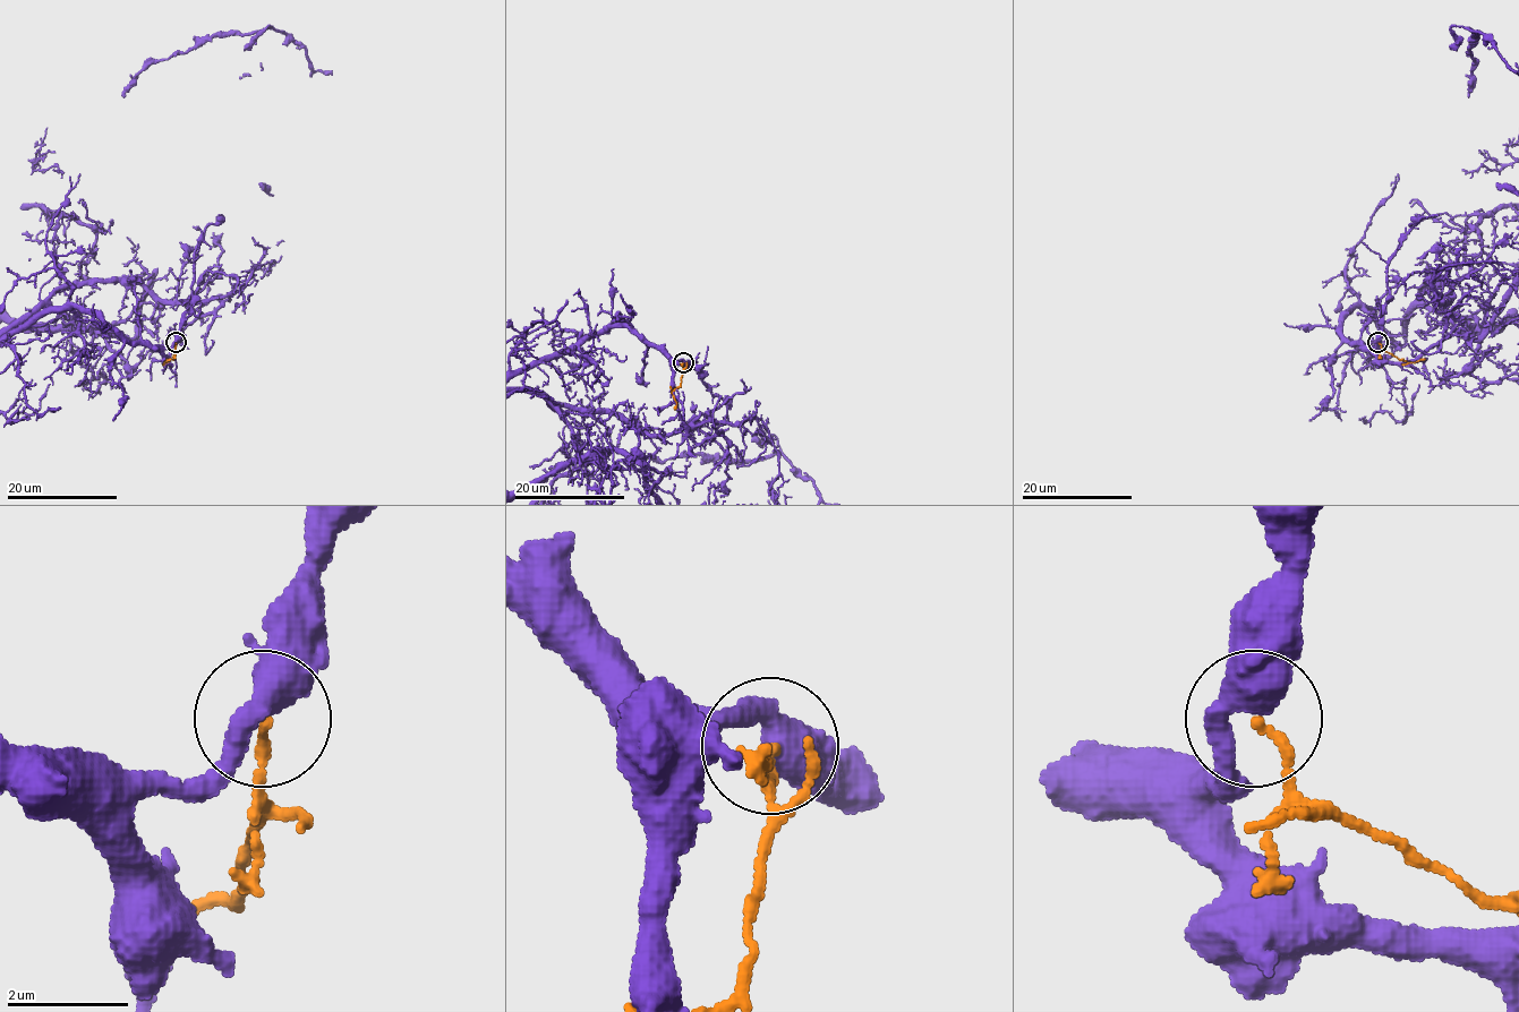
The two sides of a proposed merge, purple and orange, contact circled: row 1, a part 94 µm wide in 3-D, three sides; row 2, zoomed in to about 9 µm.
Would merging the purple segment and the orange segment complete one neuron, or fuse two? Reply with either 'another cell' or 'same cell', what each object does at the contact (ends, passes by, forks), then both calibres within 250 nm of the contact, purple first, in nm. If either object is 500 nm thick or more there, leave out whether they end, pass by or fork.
another cell; purple forks; orange ends; calibres 400 and 150 nm

